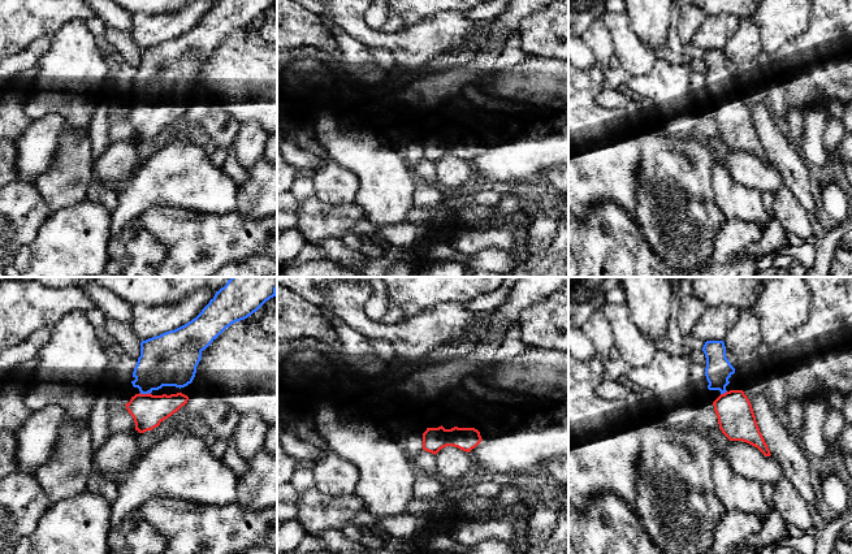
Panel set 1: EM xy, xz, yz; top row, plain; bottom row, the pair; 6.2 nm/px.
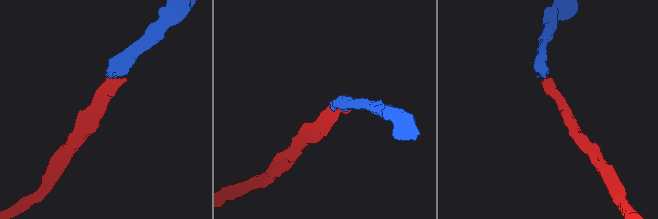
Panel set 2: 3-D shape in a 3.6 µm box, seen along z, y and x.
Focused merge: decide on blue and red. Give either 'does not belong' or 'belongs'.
belongs

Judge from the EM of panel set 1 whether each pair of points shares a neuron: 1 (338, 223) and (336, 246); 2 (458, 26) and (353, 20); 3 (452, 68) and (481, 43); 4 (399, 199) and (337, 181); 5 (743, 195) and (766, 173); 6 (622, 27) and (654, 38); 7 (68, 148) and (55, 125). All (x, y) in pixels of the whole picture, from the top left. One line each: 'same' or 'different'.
1: different
2: same
3: same
4: different
5: different
6: different
7: different

